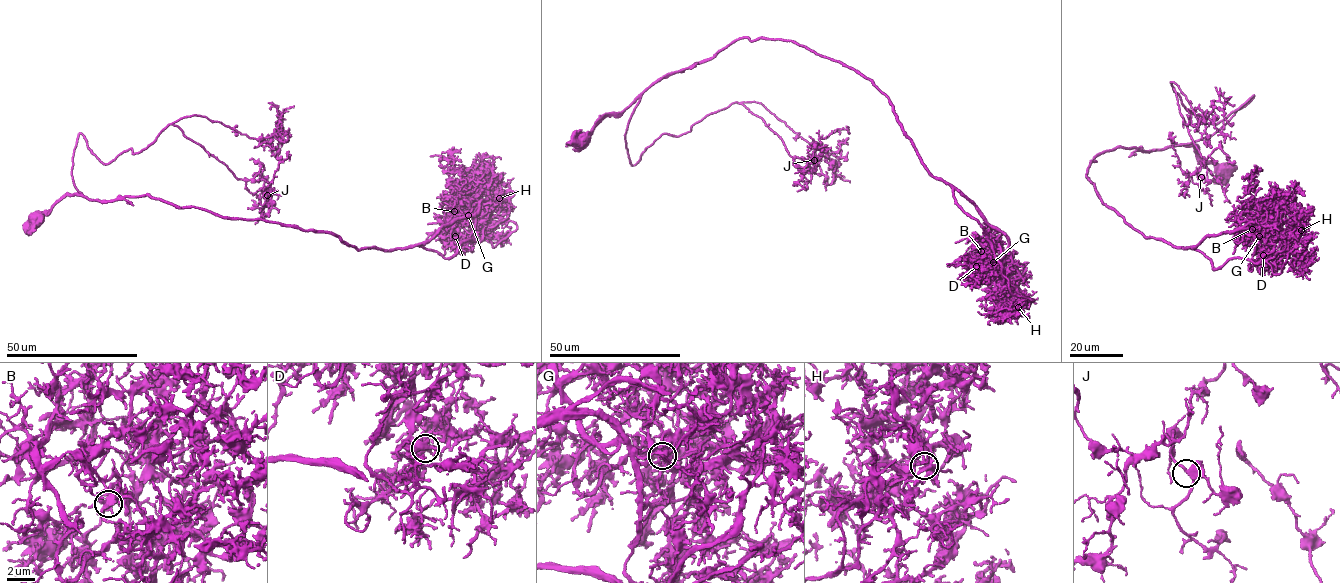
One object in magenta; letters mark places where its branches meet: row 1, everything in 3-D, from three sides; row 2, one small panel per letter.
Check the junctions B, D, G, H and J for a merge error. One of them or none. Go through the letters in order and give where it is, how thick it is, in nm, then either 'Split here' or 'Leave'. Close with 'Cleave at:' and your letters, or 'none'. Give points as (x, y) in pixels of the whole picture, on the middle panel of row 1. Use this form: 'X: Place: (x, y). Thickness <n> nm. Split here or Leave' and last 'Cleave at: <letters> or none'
B: Place: (981, 251). Thickness 280 nm. Leave
D: Place: (976, 266). Thickness 480 nm. Leave
G: Place: (993, 262). Thickness 400 nm. Leave
H: Place: (1018, 307). Thickness 400 nm. Leave
J: Place: (814, 160). Thickness 440 nm. Leave
Cleave at: none

